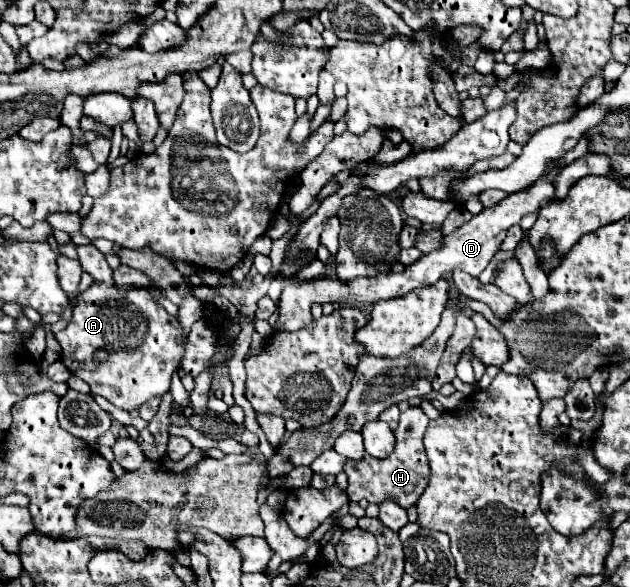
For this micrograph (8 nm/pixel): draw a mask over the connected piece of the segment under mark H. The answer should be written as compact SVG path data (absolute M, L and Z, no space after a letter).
M410 406L406 412L400 414L400 424L394 430L396 436L396 448L388 458L372 458L364 456L360 462L348 460L344 470L348 474L348 496L354 502L368 500L368 502L382 502L382 500L394 500L402 508L410 508L418 502L420 494L428 486L430 470L428 470L428 458L424 454L422 436L428 426L428 416L422 412L420 406Z

